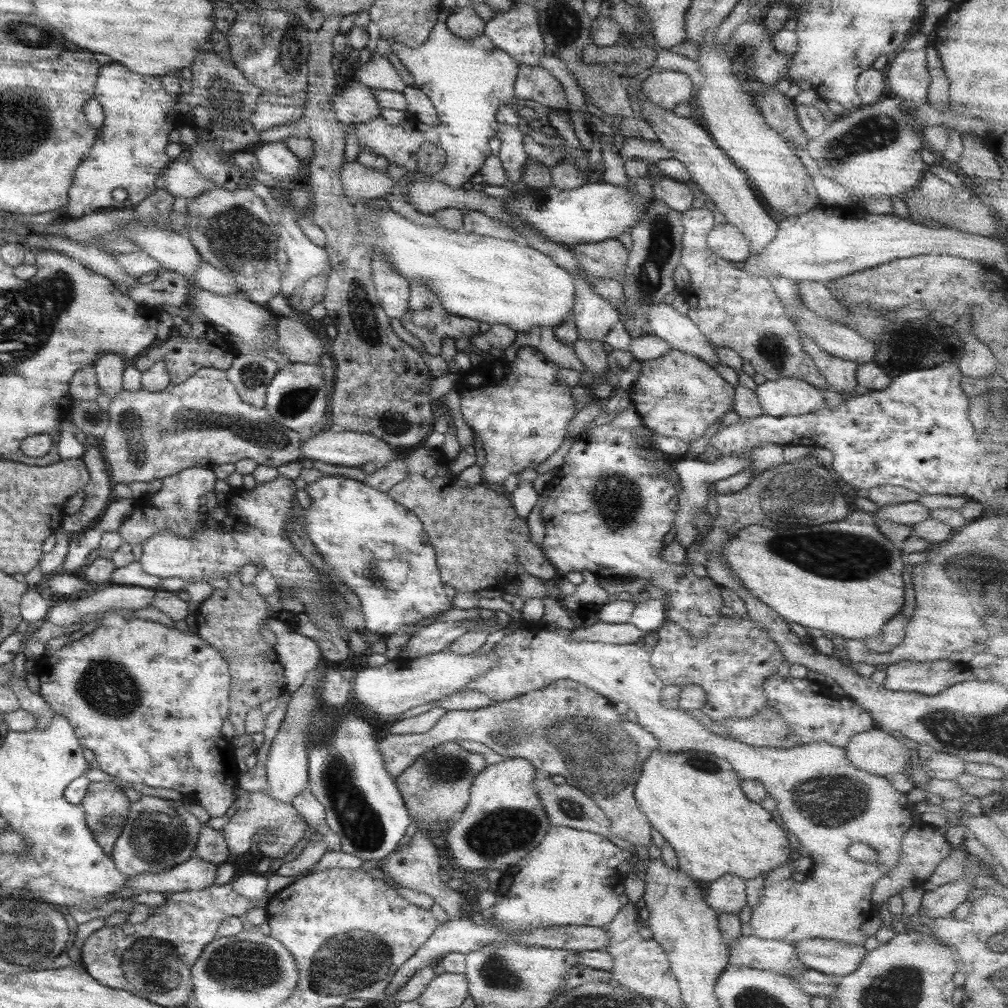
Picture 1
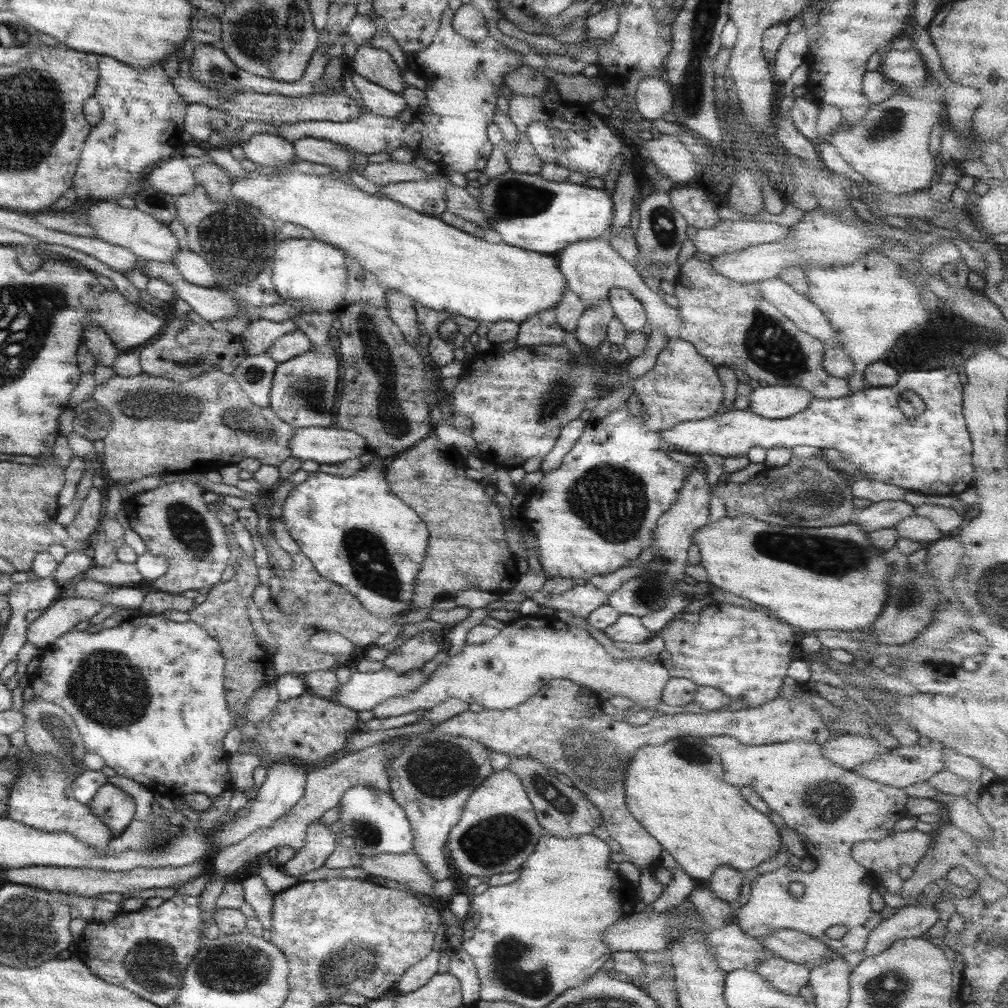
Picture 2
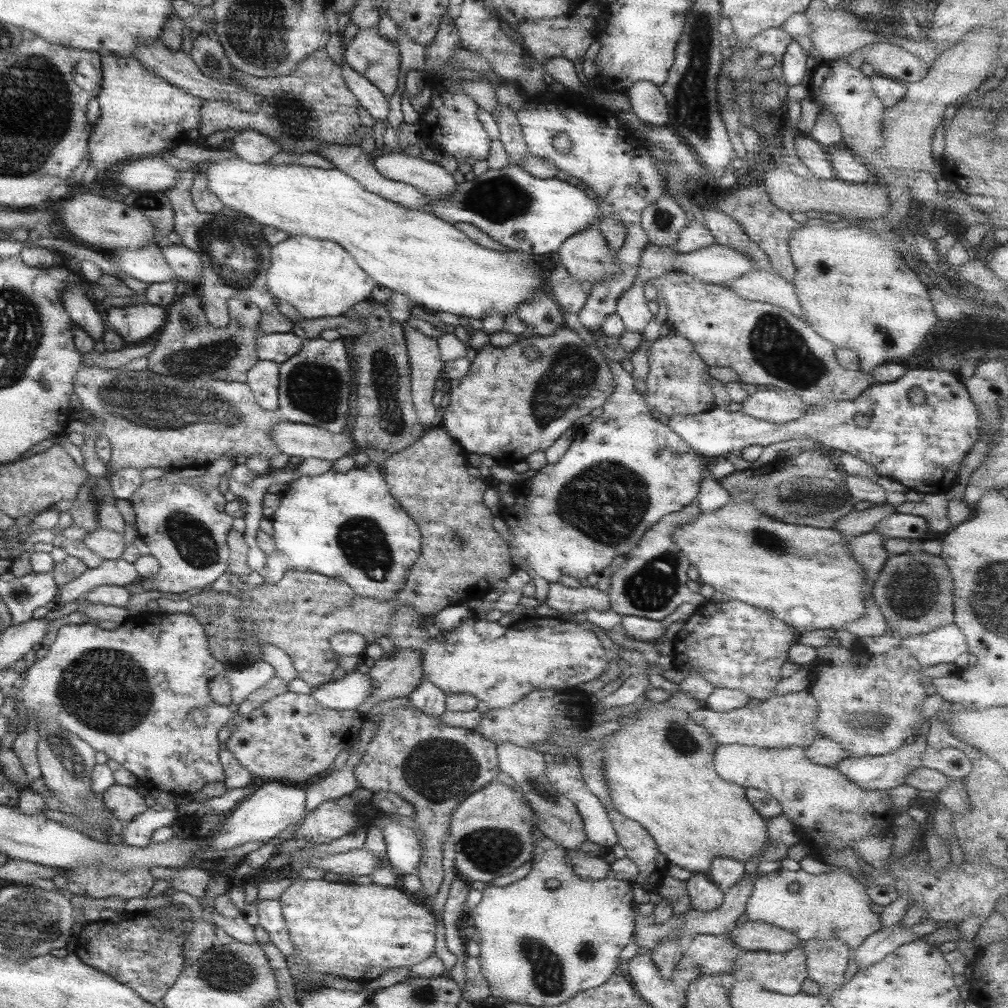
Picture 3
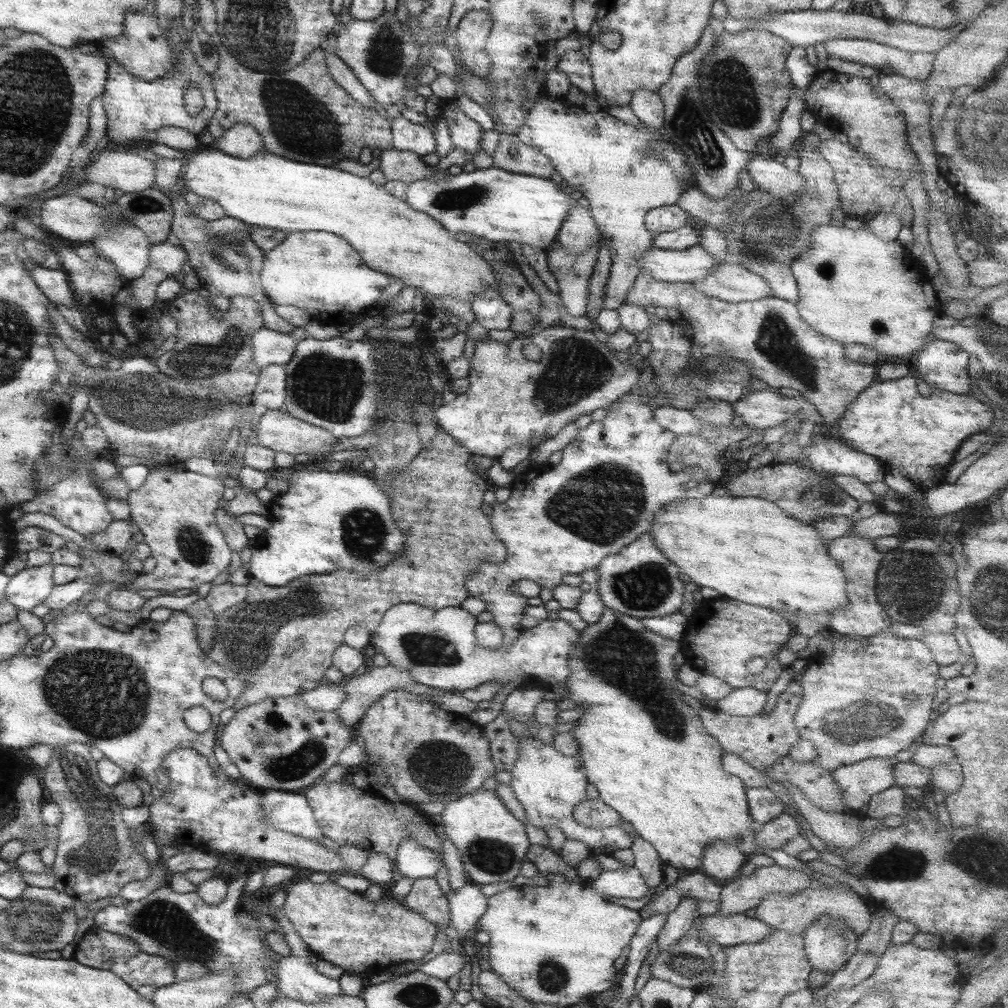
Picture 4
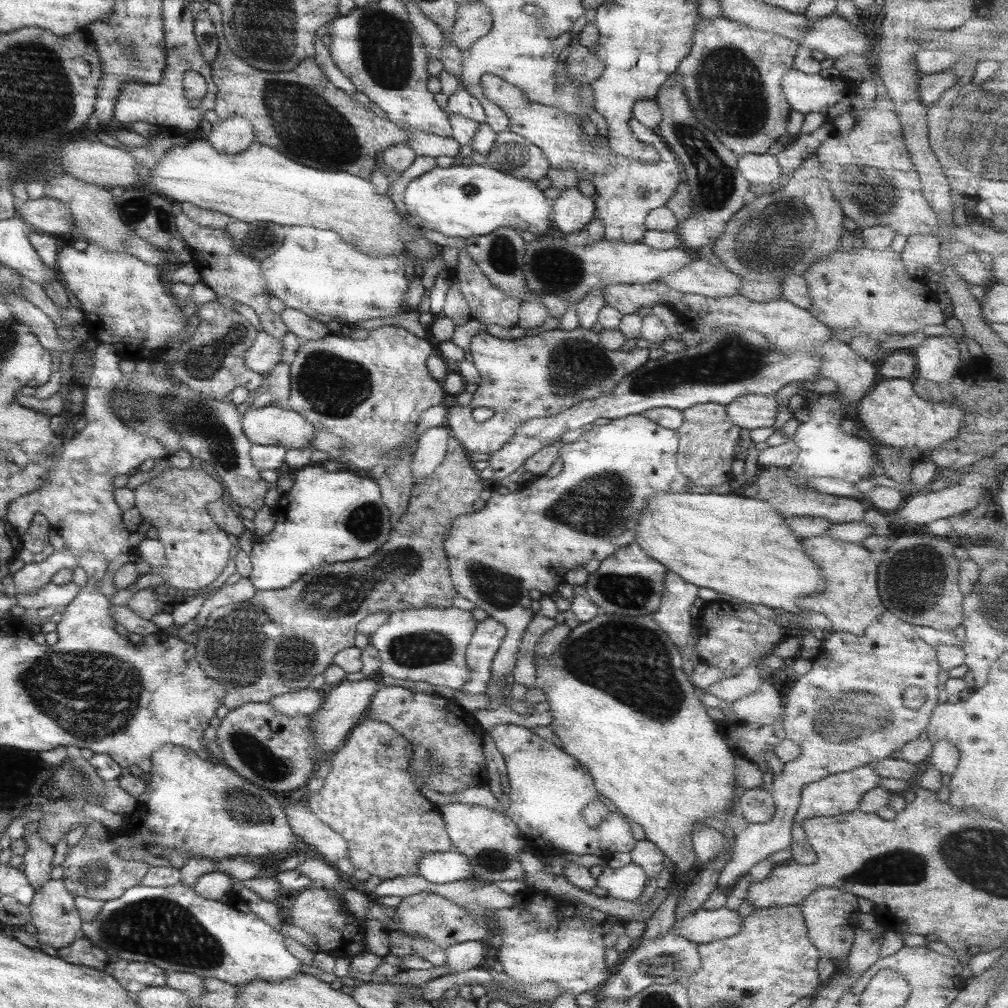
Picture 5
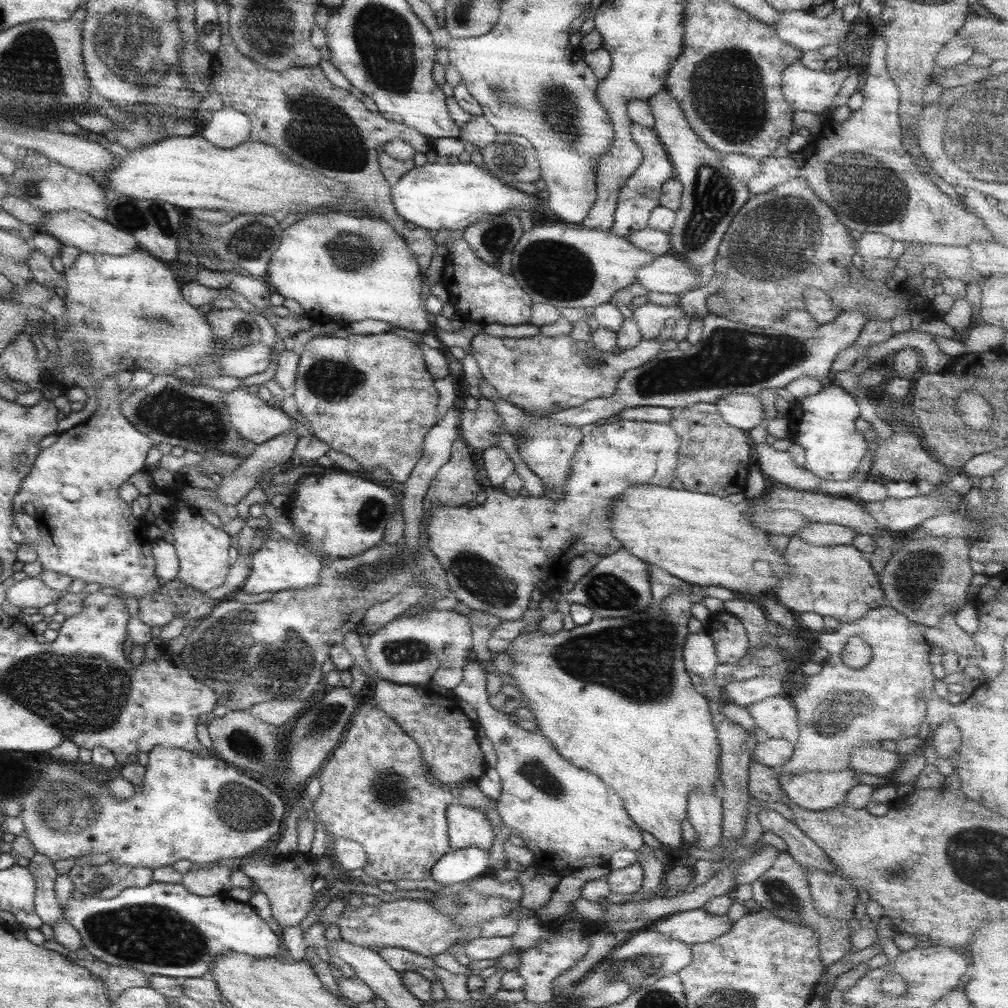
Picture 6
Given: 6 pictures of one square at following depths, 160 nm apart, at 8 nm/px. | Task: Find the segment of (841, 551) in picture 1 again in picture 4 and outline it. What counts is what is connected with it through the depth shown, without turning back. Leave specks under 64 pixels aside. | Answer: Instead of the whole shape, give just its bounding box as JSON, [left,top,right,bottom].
[648,494,848,623]

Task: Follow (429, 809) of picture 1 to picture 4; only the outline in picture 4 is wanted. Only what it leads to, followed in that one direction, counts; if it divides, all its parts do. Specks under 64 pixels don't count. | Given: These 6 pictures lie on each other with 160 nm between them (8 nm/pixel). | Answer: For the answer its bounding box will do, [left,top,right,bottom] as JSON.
[354,690,494,928]

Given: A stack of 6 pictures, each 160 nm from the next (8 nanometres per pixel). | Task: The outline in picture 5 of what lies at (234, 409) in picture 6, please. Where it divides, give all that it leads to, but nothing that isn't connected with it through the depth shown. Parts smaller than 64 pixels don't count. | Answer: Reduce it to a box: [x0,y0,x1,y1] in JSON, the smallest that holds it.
[240,404,316,448]

